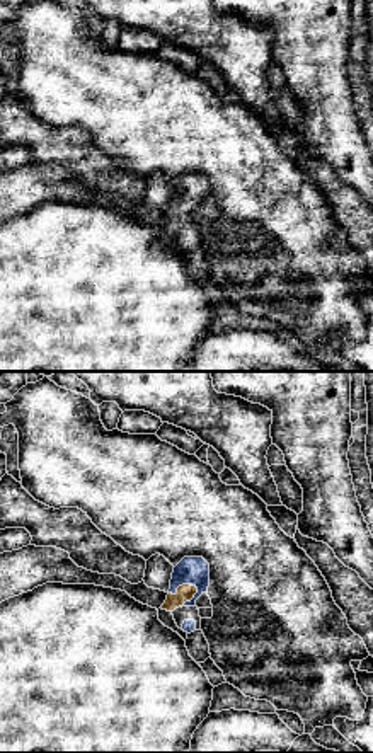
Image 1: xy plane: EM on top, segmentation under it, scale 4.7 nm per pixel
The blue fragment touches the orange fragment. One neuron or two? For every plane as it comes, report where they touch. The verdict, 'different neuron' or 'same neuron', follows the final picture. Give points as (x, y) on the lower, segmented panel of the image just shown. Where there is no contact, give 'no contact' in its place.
contact (183, 583)

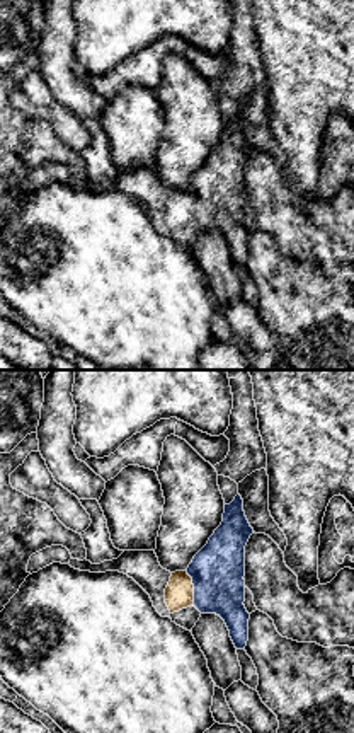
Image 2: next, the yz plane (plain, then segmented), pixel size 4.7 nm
contact (194, 587)

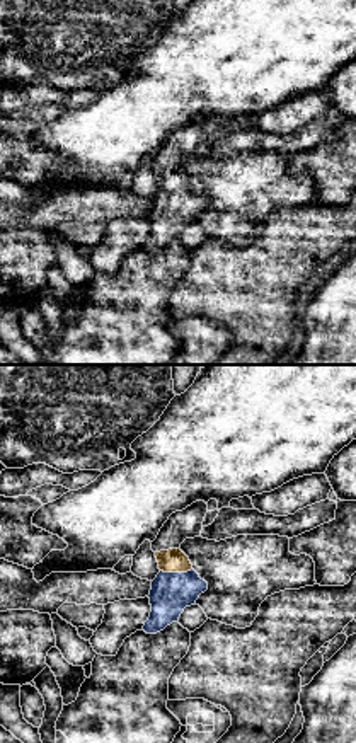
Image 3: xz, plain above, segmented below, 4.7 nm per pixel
contact (176, 573)

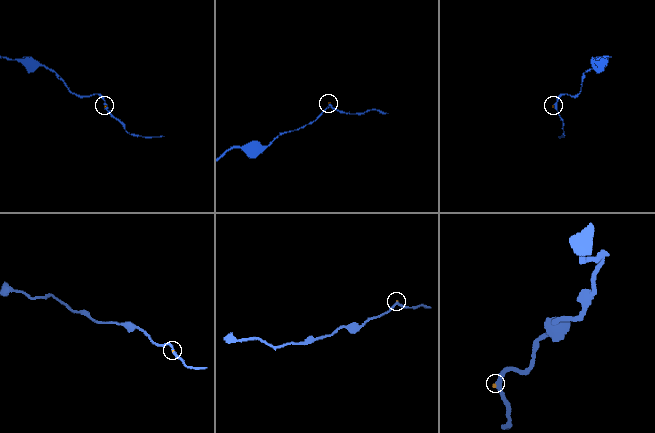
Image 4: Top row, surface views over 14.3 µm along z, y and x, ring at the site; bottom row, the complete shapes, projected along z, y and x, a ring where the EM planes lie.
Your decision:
same neuron

